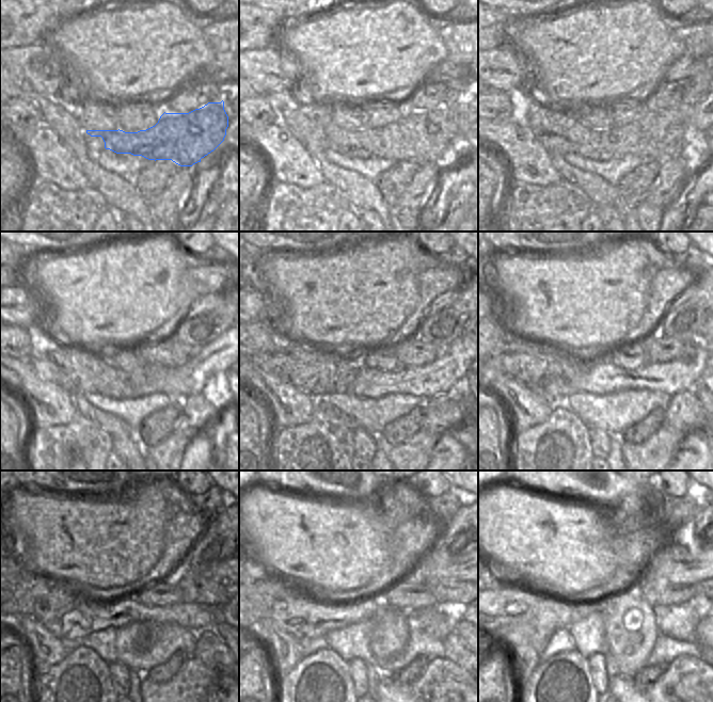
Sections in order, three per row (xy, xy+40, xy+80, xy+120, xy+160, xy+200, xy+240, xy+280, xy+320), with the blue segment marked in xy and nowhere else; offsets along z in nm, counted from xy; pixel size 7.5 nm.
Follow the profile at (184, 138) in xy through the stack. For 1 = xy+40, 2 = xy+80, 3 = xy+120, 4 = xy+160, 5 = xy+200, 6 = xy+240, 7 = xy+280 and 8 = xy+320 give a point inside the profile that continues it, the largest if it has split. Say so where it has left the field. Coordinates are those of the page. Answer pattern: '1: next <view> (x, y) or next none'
1: next xy+40 (418, 136)
2: next xy+80 (659, 134)
3: next xy+120 (77, 370)
4: next xy+160 (316, 371)
5: next xy+200 (519, 353)
6: next xy+240 (49, 591)
7: next xy+280 (286, 594)
8: next xy+320 (522, 594)

